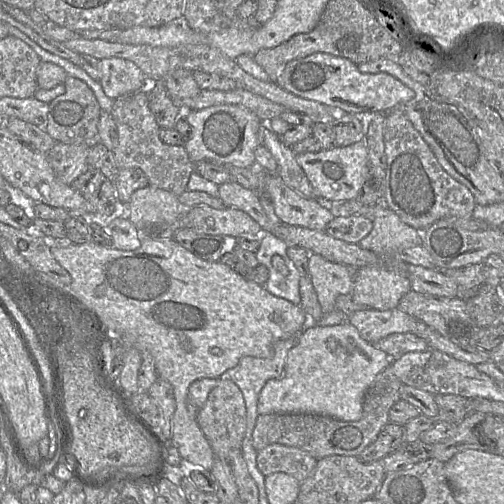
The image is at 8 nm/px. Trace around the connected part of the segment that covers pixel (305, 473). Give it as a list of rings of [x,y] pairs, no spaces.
[[[271,444],[257,453],[257,466],[266,477],[283,472],[302,483],[315,470],[318,460],[305,451],[281,444]]]

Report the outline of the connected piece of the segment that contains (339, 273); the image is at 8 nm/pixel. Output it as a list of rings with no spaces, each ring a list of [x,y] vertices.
[[[311,253],[308,259],[309,275],[322,311],[324,314],[331,313],[339,296],[352,293],[354,269],[316,253]]]

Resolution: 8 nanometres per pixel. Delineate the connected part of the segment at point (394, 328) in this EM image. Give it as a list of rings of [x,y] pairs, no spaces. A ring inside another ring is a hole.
[[[396,307],[391,310],[357,310],[347,317],[347,322],[355,326],[367,342],[376,343],[394,333],[414,333],[421,321]]]

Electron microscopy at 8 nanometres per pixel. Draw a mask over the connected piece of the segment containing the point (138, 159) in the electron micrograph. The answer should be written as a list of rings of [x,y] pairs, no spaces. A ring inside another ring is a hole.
[[[142,89],[116,98],[109,113],[117,130],[117,144],[112,152],[118,169],[140,169],[149,185],[176,196],[185,192],[195,164],[183,145],[169,145],[160,140],[160,127],[149,107],[148,93]]]

